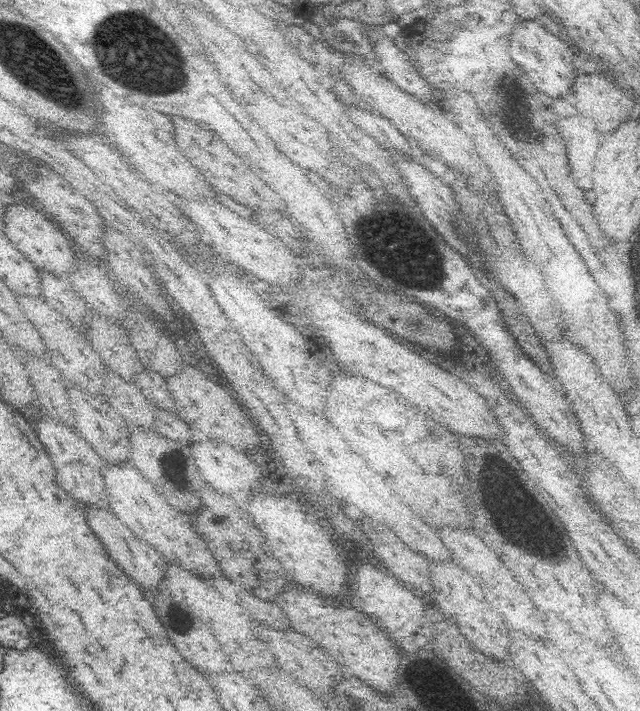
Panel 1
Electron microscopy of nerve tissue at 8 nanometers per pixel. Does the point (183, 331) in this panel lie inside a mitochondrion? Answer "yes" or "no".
no

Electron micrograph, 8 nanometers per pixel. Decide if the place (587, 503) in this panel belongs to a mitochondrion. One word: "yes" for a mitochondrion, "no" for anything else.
no

